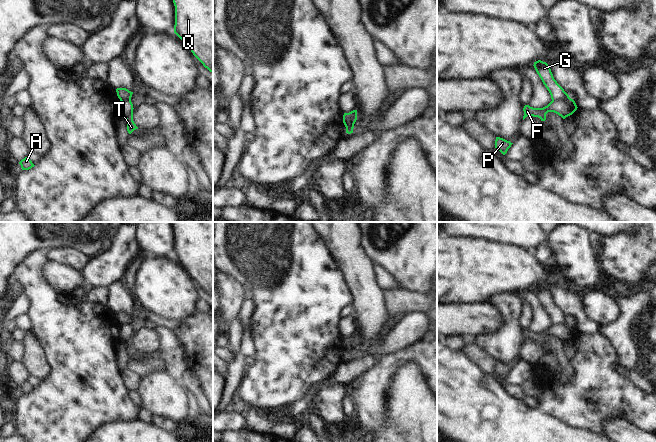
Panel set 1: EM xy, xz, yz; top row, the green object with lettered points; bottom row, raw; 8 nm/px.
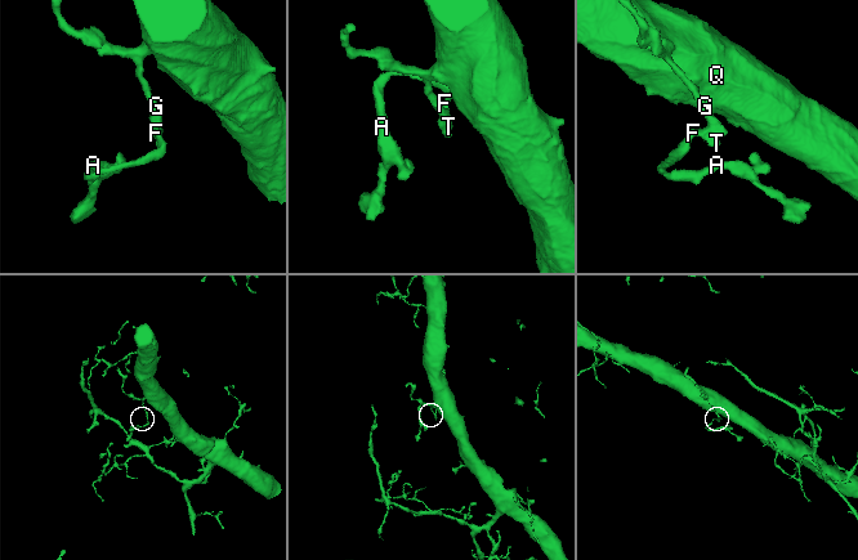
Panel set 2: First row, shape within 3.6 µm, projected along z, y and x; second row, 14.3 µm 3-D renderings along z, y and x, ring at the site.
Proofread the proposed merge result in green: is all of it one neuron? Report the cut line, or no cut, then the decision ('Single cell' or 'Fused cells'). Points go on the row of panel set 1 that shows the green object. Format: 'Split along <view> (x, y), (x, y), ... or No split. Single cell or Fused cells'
Split along yz (569, 97), (552, 101). Fused cells.

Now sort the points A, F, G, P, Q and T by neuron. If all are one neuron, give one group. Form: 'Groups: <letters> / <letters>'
Groups: A F P T / G Q.

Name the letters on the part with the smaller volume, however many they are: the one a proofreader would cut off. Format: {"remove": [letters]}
{"remove": ["A", "F", "P", "T"]}

